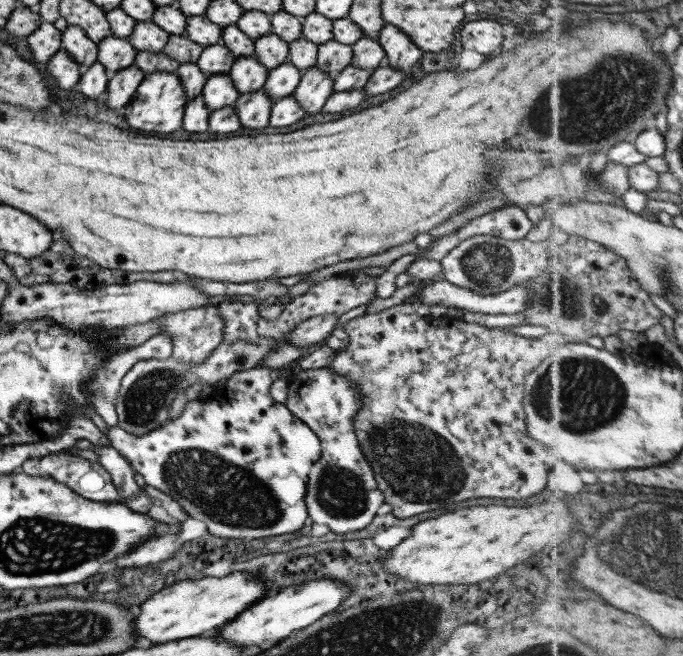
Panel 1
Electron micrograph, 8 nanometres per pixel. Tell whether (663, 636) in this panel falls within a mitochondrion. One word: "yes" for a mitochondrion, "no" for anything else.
no

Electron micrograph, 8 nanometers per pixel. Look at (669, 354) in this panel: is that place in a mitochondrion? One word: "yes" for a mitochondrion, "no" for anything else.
no

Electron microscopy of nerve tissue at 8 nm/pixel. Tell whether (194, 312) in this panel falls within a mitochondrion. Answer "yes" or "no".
no

